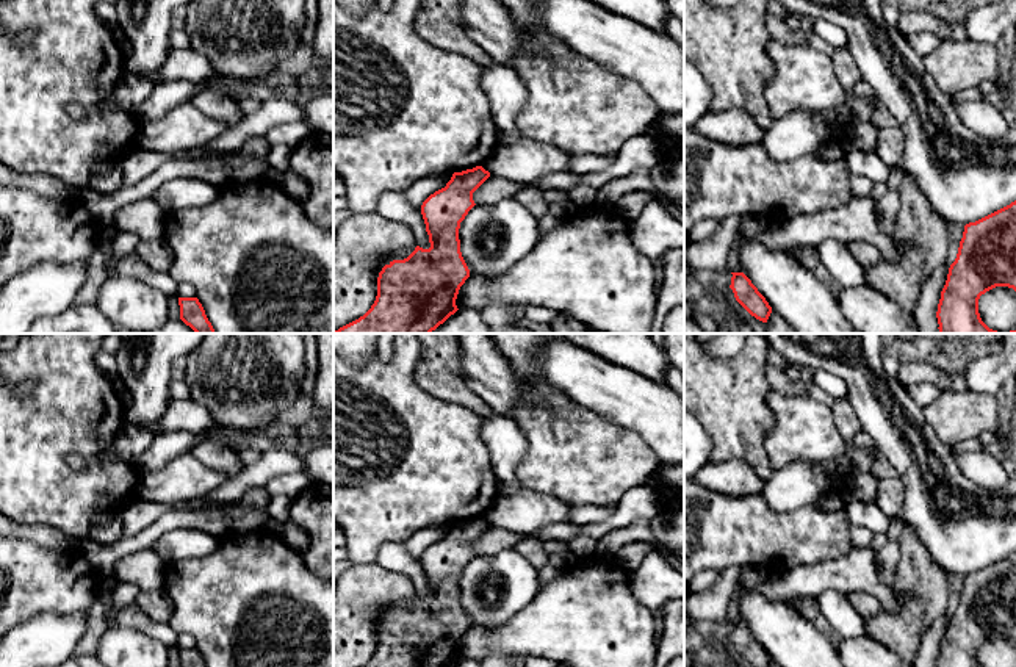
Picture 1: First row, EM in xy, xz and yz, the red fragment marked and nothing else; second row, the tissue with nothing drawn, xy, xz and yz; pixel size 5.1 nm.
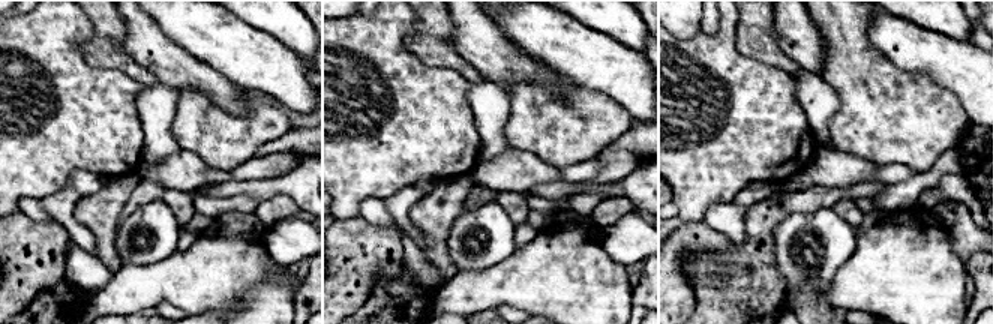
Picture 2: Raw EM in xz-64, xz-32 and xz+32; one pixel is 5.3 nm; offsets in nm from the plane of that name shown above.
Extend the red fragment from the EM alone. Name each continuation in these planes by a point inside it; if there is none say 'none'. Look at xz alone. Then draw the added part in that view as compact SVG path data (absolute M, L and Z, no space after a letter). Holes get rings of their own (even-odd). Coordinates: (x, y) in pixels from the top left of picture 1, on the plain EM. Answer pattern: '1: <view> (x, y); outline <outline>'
none

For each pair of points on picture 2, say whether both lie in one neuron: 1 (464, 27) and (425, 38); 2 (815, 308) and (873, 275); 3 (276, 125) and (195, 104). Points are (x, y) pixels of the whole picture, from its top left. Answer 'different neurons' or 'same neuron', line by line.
1: different neurons
2: different neurons
3: same neuron

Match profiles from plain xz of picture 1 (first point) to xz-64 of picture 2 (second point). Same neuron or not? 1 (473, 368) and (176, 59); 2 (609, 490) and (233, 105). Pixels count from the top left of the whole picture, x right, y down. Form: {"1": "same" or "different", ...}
{"1": "same", "2": "different"}

